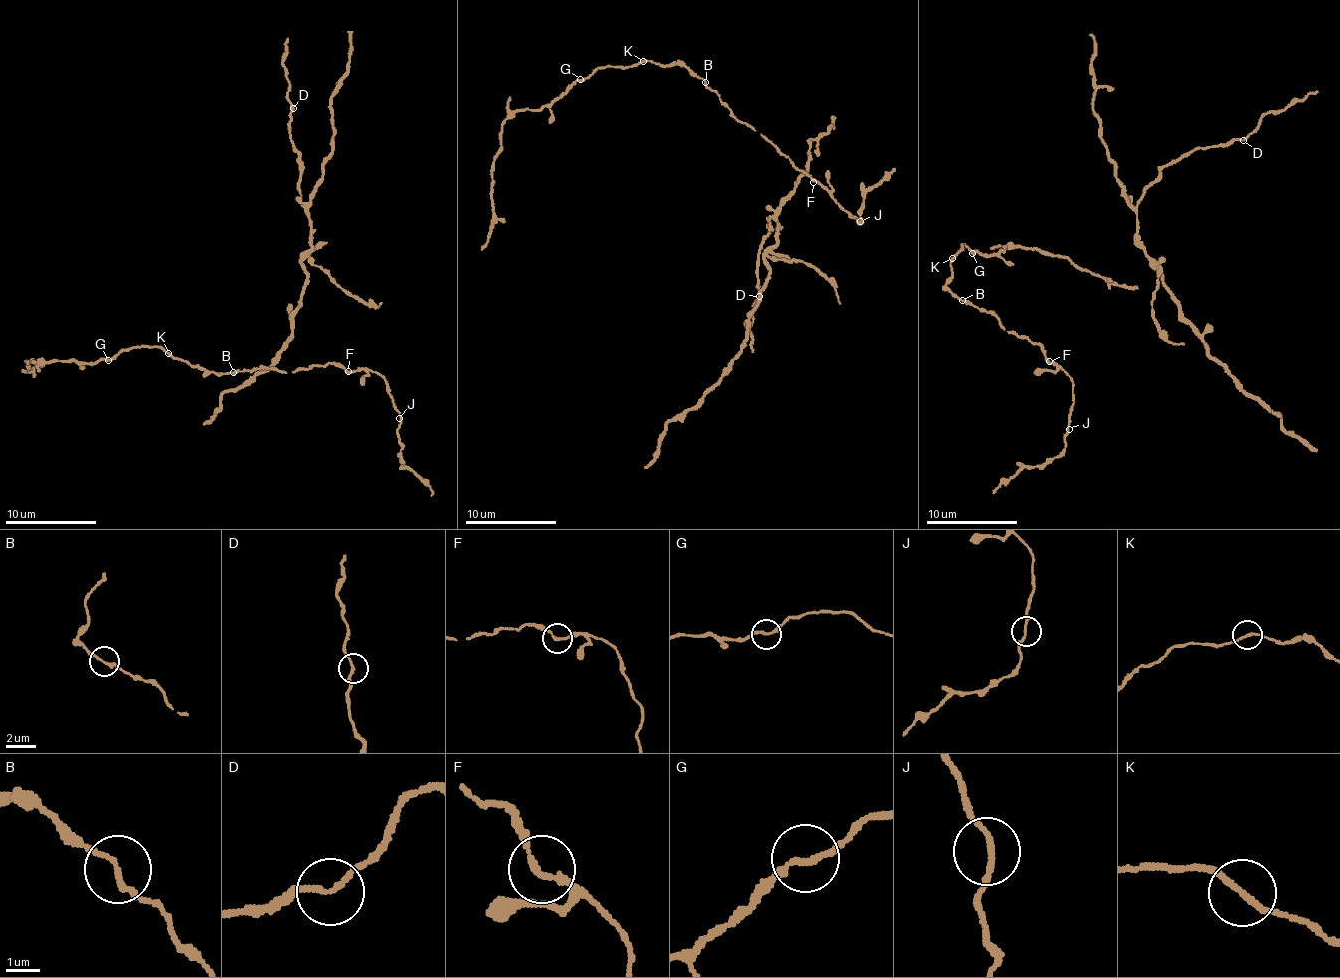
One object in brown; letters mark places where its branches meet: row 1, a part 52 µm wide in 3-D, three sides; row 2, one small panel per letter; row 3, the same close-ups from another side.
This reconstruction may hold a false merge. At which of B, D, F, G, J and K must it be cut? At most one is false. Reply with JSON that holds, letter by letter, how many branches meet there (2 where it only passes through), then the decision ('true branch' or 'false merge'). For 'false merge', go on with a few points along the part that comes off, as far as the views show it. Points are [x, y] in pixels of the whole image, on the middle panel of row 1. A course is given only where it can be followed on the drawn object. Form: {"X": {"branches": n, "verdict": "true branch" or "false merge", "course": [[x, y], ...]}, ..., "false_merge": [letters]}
{"B": {"branches": 2, "verdict": "true branch"}, "D": {"branches": 2, "verdict": "true branch"}, "F": {"branches": 2, "verdict": "true branch"}, "G": {"branches": 2, "verdict": "true branch"}, "J": {"branches": 2, "verdict": "true branch"}, "K": {"branches": 2, "verdict": "true branch"}, "false_merge": []}

